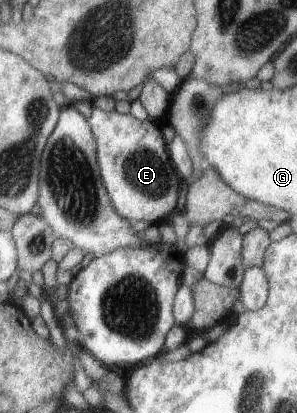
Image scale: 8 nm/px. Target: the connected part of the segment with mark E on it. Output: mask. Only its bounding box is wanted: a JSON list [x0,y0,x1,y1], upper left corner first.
[87,106,183,222]

